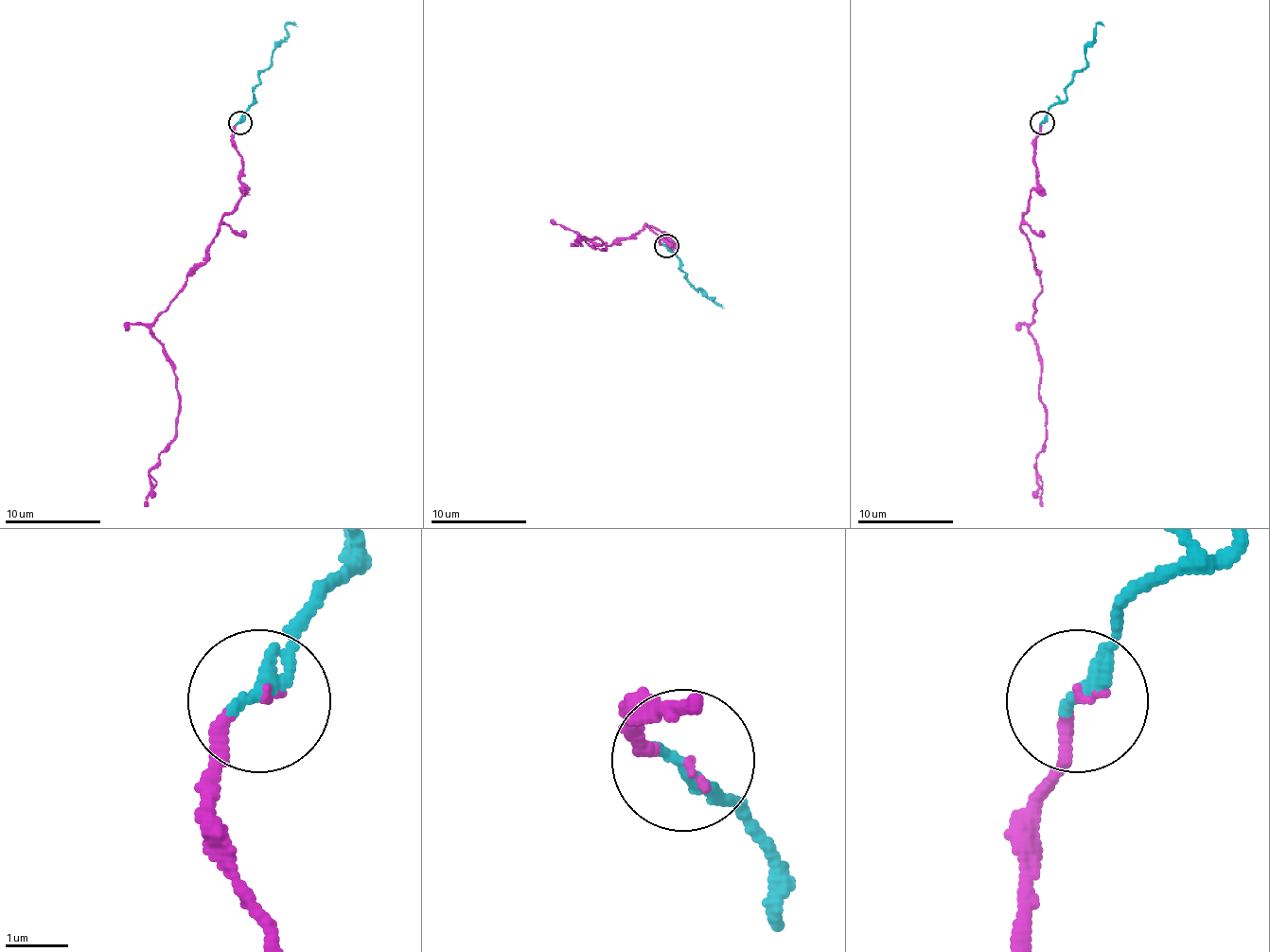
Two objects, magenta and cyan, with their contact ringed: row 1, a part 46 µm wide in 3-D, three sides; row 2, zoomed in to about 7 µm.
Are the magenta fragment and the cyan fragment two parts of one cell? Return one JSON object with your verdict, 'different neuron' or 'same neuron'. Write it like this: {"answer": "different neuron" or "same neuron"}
{"answer": "same neuron"}

